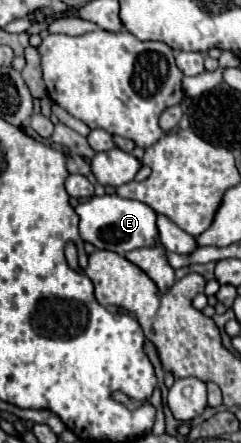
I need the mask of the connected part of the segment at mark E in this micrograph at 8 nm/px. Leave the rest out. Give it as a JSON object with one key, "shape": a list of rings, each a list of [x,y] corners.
{"shape":[[[94,195],[90,201],[80,203],[76,213],[80,217],[80,237],[96,249],[108,249],[118,255],[126,255],[128,251],[148,247],[158,239],[158,229],[154,223],[156,211],[134,199],[124,199],[120,195]]]}

